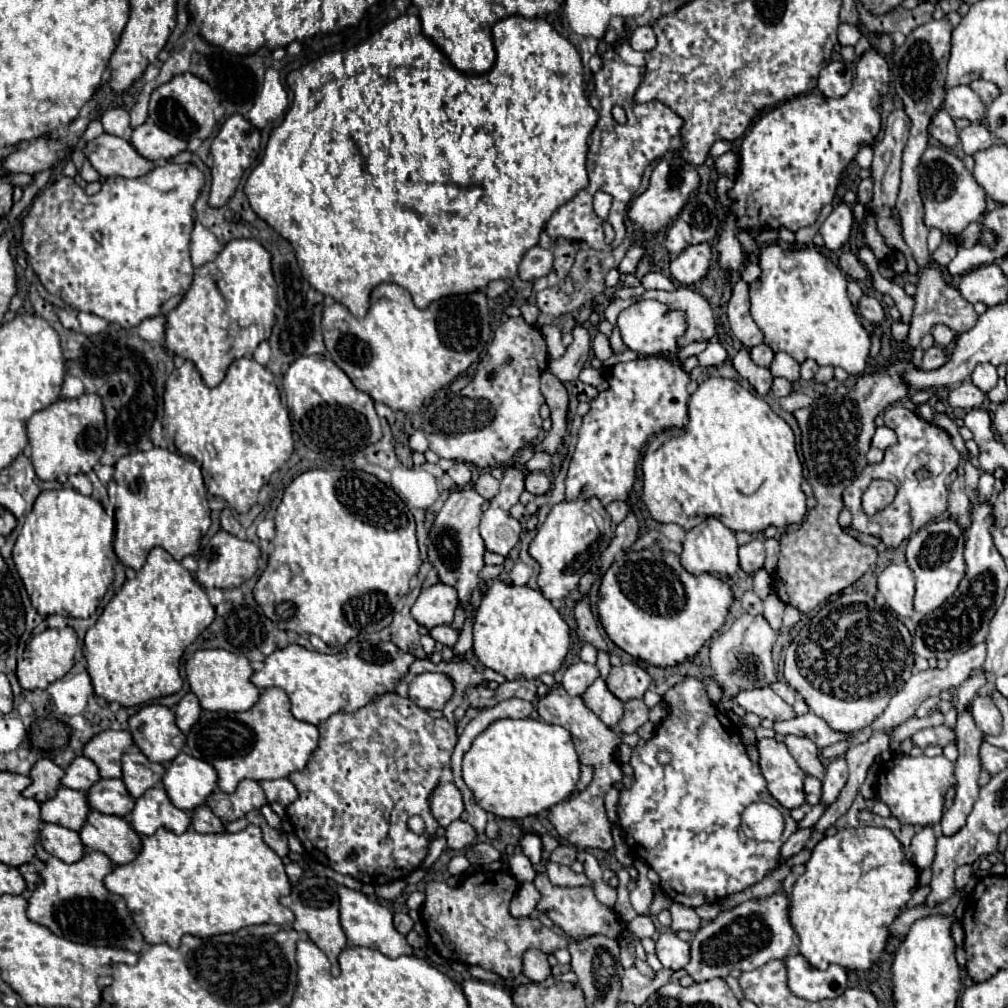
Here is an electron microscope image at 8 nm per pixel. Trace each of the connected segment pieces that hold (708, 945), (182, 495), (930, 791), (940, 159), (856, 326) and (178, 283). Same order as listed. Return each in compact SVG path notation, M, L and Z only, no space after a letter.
M780 888L768 898L748 900L730 912L720 912L712 922L704 924L694 934L694 940L690 942L692 958L684 970L694 978L694 982L706 982L712 978L726 978L734 968L750 972L768 960L786 958L794 938L788 904L790 900Z
M152 448L148 452L136 452L122 456L116 462L116 474L114 480L107 485L109 500L116 502L116 536L114 536L114 552L118 560L132 568L140 570L146 562L146 556L152 548L160 546L168 554L172 554L174 560L182 560L184 556L196 554L200 548L202 536L208 532L211 526L211 508L225 507L225 502L218 497L210 495L204 482L199 466L192 460L186 460L180 454L172 454L166 448Z
M896 756L882 764L878 774L878 798L888 804L894 818L918 828L940 824L944 814L944 796L952 786L956 786L954 762L946 756Z
M928 146L918 166L920 194L924 204L924 222L928 228L938 228L948 234L960 234L970 222L976 222L986 210L986 192L964 168L962 160L942 146Z
M770 244L760 252L762 276L750 284L752 318L774 352L790 354L798 364L814 360L818 366L840 366L848 374L862 374L870 354L870 334L860 324L846 296L846 276L816 248L790 250Z
M172 162L154 168L138 180L110 176L94 196L88 196L74 178L58 178L34 200L32 210L22 222L22 244L28 262L44 288L76 310L92 312L122 328L134 328L146 318L164 316L182 302L192 282L194 268L188 254L188 242L194 226L192 204L202 186L204 174L196 166Z

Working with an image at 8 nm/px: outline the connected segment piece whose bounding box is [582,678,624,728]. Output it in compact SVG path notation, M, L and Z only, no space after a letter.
M596 678L586 692L582 694L582 700L586 704L588 710L592 710L606 726L616 726L616 722L622 716L622 706L624 702L614 698L614 694L610 694L604 678Z

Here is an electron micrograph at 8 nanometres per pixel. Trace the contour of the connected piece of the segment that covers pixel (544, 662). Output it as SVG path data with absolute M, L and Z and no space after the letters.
M504 582L492 584L474 618L474 654L486 668L492 668L506 680L518 676L534 680L546 672L554 674L562 666L568 650L570 628L540 590Z

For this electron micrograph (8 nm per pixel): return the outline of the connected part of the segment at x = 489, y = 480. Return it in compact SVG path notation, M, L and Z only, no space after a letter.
M480 474L478 480L474 482L474 488L478 490L478 494L482 494L486 500L492 500L498 494L498 480L492 474Z

